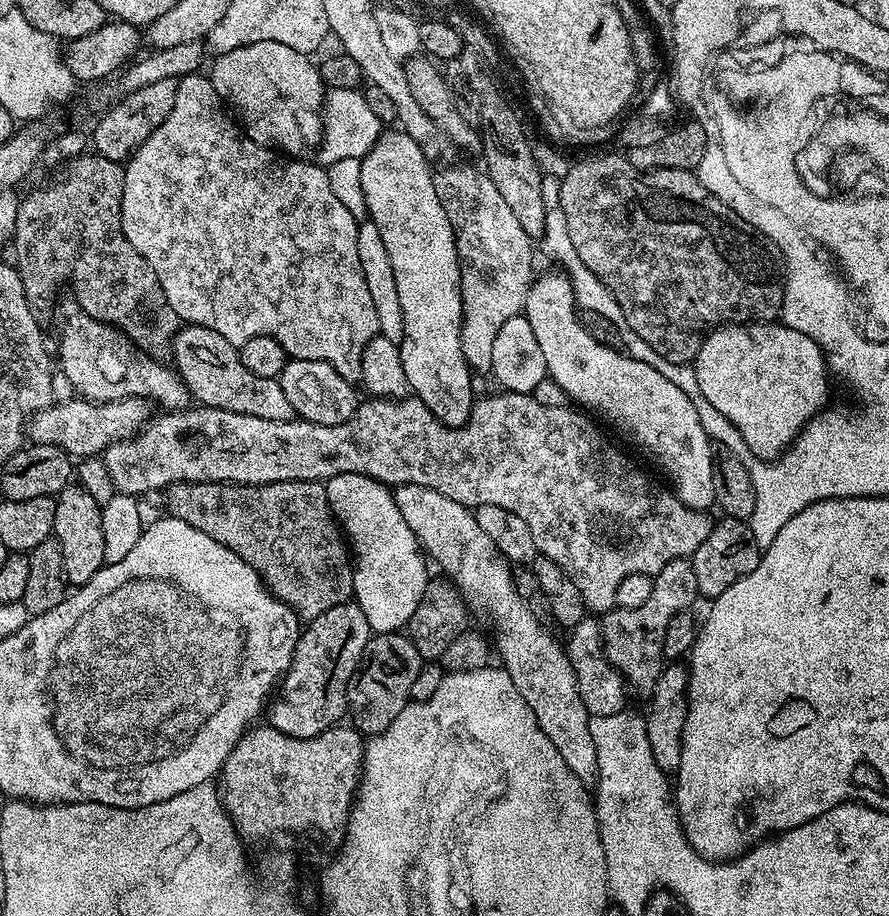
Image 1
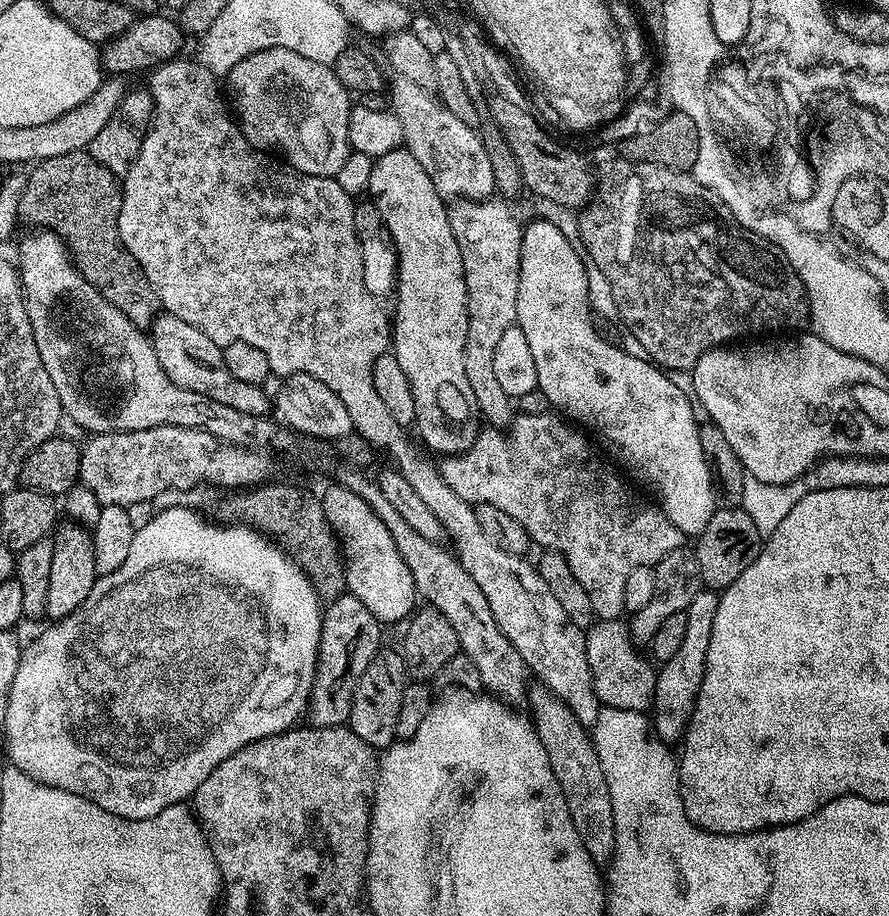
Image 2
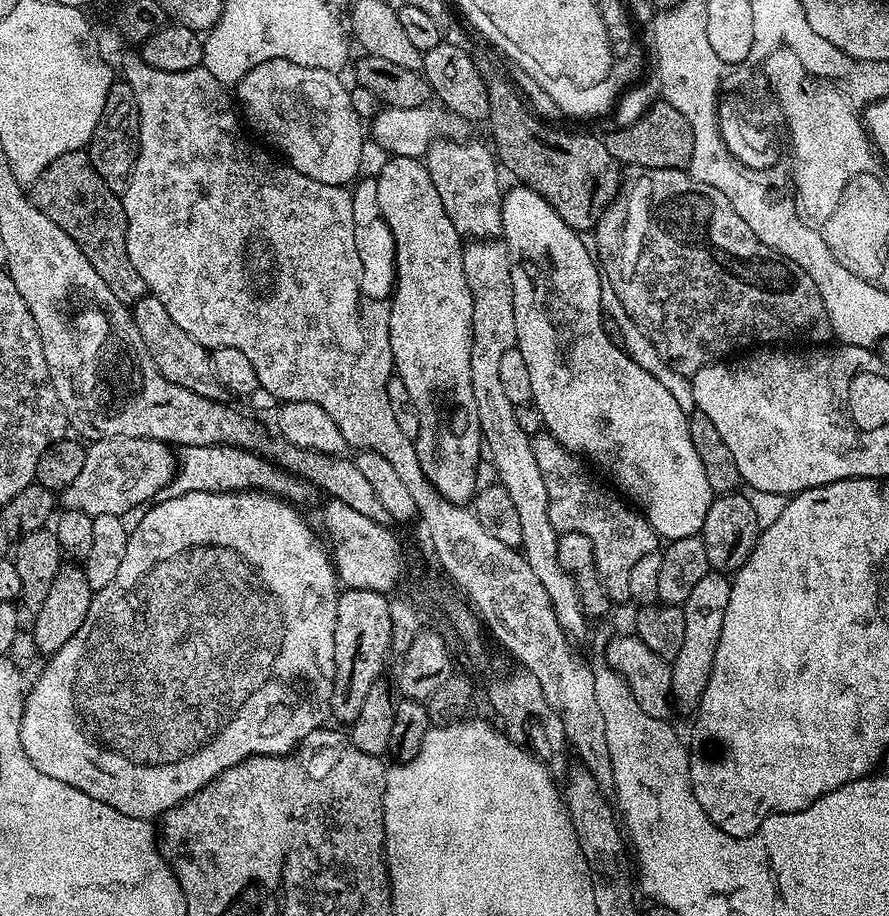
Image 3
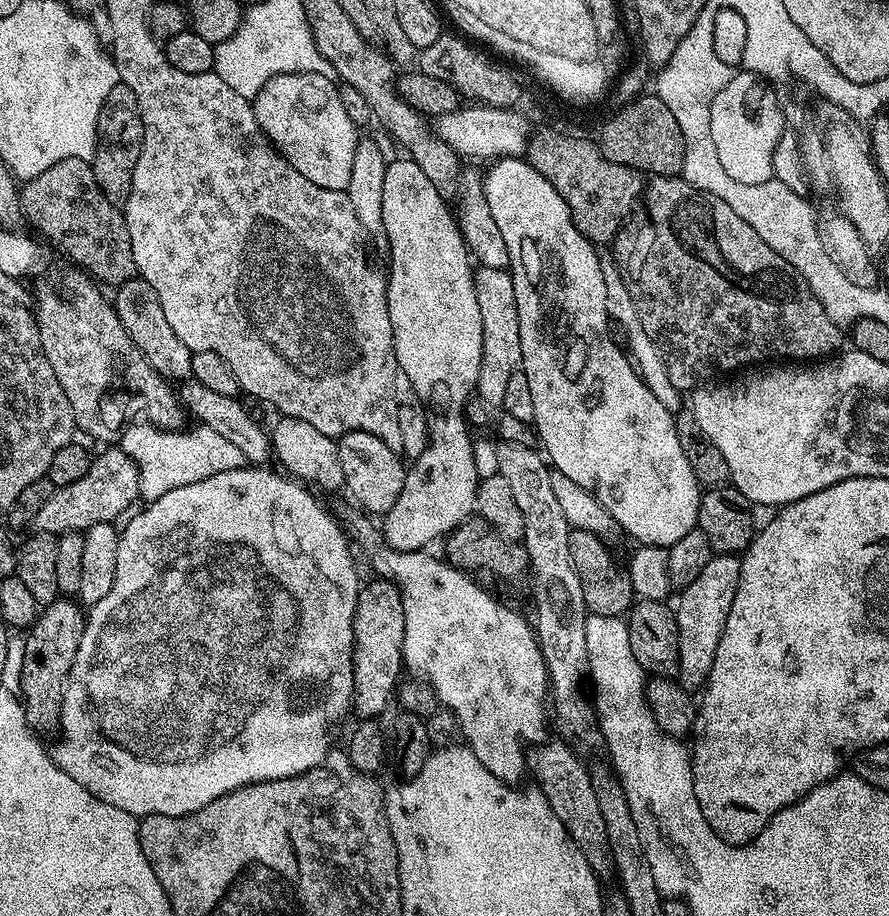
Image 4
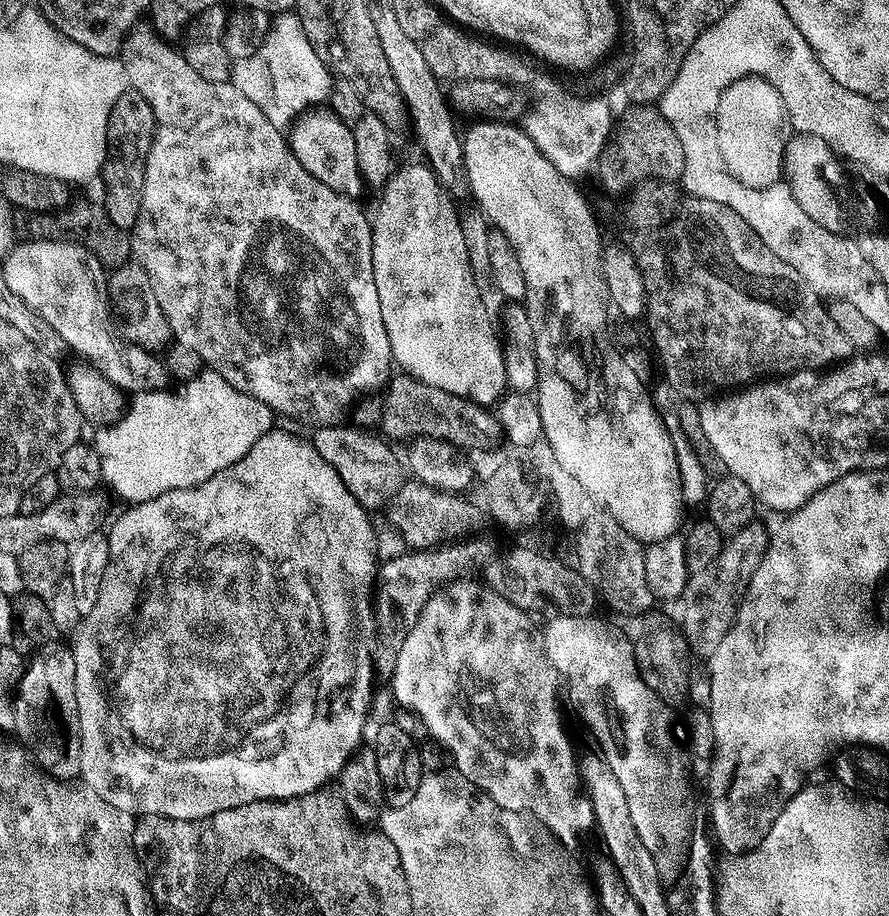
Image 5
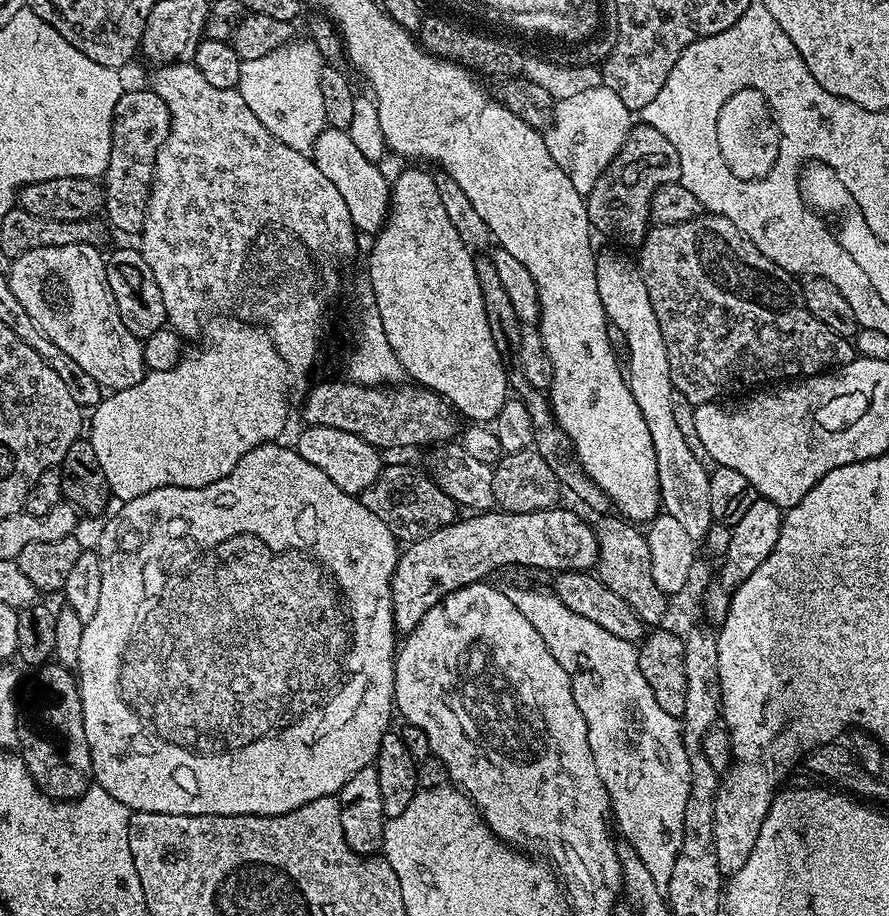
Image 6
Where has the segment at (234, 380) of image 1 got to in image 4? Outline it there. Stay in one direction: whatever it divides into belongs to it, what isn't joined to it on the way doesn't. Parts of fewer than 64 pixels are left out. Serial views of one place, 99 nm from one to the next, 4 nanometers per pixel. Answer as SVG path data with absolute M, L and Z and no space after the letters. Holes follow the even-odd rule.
M133 278L122 282L115 289L114 307L118 314L118 322L126 326L126 334L130 334L130 342L142 350L146 362L158 375L169 382L183 382L192 374L192 353L186 342L174 334L170 322L166 322L166 314L162 311L162 302L158 302L158 294L154 294L154 286L150 282Z

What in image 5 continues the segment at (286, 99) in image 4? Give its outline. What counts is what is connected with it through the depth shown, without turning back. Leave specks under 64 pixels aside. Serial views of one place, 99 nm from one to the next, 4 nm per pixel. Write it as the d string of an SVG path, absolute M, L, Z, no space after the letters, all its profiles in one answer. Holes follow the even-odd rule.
M320 110L308 111L300 114L305 114L305 116L297 115L295 117L295 120L297 119L296 125L293 126L292 133L287 133L286 136L294 158L298 158L298 162L302 162L306 171L314 174L314 178L318 178L318 182L330 186L330 190L338 190L345 196L353 198L359 197L362 181L360 171L357 169L351 127L343 124L331 110L324 110L324 112L316 112Z

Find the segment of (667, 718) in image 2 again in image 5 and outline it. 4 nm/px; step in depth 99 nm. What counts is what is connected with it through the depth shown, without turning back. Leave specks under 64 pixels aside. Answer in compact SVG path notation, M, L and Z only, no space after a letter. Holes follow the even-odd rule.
M760 522L750 523L742 530L731 533L723 541L718 556L689 575L684 593L678 601L678 623L688 643L688 651L693 657L710 657L714 650L718 650L718 646L722 646L722 638L726 638L734 622L736 609L740 607L750 578L754 570L758 570L758 562L762 562L766 554L769 539L769 529L764 529Z

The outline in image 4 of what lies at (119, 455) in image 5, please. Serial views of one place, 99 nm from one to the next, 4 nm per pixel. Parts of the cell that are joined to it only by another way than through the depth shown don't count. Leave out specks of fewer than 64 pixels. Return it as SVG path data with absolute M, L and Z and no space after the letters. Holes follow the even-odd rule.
M143 422L130 424L124 429L118 446L136 463L141 501L157 500L178 486L190 486L190 482L198 482L210 474L213 465L207 452L209 437L188 431L165 430Z

